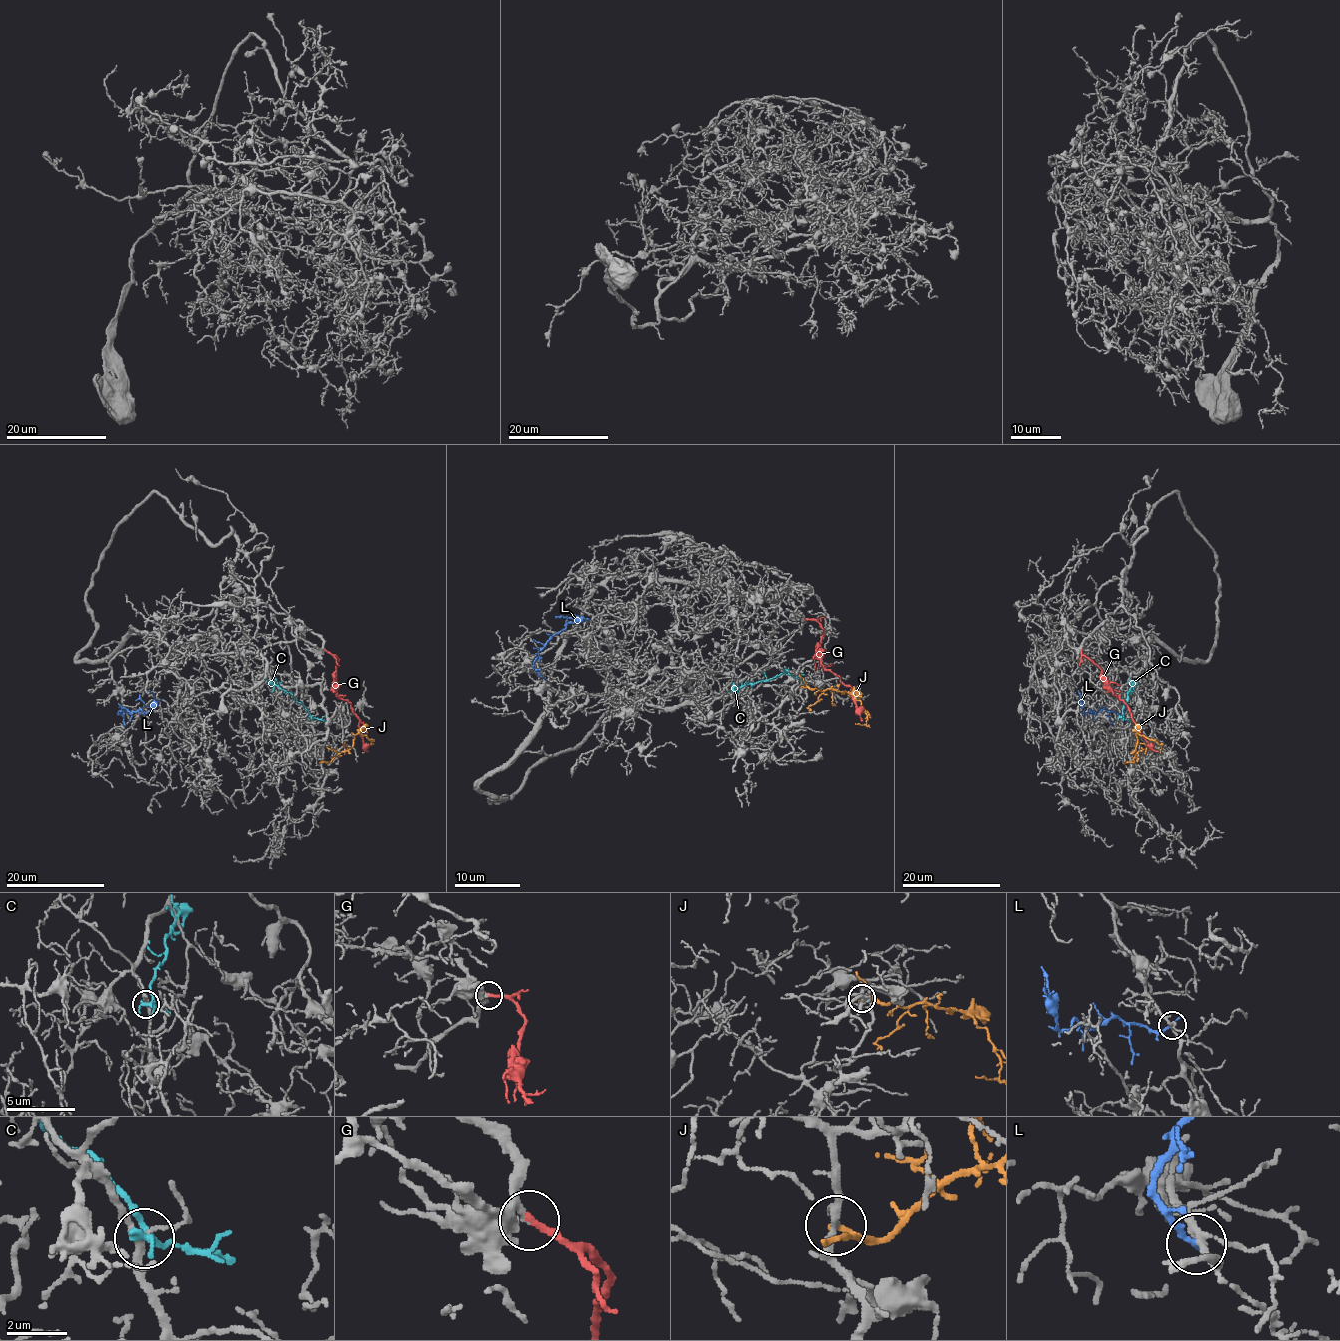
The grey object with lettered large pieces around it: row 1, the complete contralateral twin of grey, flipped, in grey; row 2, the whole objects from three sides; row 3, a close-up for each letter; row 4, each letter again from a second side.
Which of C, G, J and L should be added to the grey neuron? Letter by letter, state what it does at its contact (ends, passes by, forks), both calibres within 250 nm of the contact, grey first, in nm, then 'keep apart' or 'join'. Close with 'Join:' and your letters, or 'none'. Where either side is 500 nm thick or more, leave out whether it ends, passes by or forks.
C: it passes by; calibres 180 and 240 nm; keep apart
G: it ends; calibres 360 and 260 nm; join
J: it passes by; calibres 200 and 130 nm; join
L: it ends; calibres 190 and 240 nm; keep apart
Join: G, J

